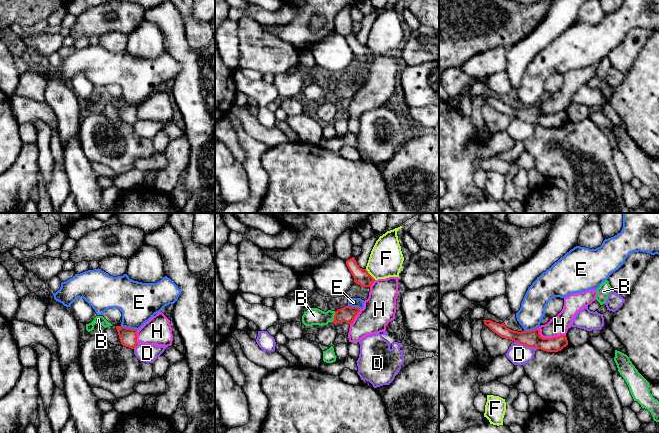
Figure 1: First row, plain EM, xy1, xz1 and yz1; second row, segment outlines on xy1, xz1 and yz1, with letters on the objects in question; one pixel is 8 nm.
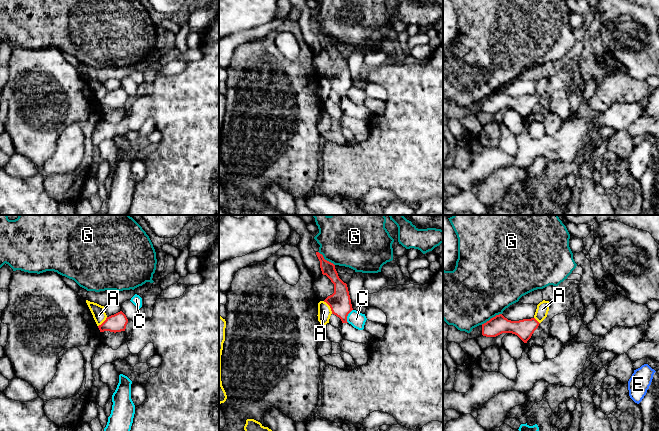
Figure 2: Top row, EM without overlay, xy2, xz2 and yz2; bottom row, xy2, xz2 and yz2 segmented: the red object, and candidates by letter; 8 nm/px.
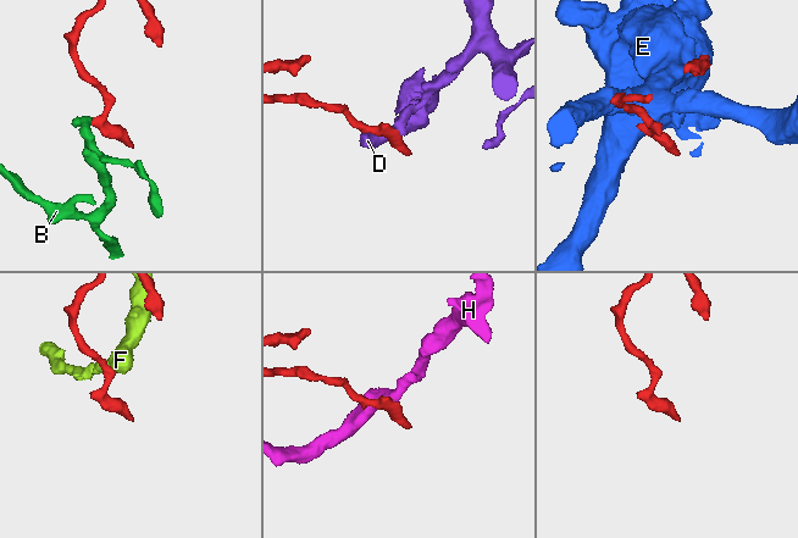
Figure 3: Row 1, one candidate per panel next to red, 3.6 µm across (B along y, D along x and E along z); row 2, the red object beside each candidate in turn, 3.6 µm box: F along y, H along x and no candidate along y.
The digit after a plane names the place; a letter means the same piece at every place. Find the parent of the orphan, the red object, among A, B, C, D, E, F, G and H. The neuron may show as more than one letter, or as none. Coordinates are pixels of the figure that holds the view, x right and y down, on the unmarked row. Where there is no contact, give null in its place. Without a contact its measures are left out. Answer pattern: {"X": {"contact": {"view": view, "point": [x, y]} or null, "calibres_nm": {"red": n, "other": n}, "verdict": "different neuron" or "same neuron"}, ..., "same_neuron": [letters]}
{"A": {"contact": {"view": "xz2", "point": [330, 83]}, "calibres_nm": {"red": 180, "other": 110}, "verdict": "different neuron"}, "B": {"contact": {"view": "xz1", "point": [334, 92]}, "calibres_nm": {"red": 130, "other": 140}, "verdict": "different neuron"}, "C": {"contact": {"view": "xz2", "point": [347, 91]}, "calibres_nm": {"red": 180, "other": 120}, "verdict": "different neuron"}, "D": {"contact": {"view": "yz1", "point": [526, 121]}, "calibres_nm": {"red": 130, "other": 170}, "verdict": "different neuron"}, "E": {"contact": {"view": "xy1", "point": [129, 104]}, "calibres_nm": {"red": 140, "other": 320}, "verdict": "different neuron"}, "F": {"contact": {"view": "xz1", "point": [369, 50]}, "calibres_nm": {"red": 130, "other": 260}, "verdict": "different neuron"}, "G": {"contact": {"view": "yz2", "point": [491, 94]}, "calibres_nm": {"red": 150, "other": 500}, "verdict": "different neuron"}, "H": {"contact": {"view": "yz1", "point": [549, 114]}, "calibres_nm": {"red": 130, "other": 160}, "verdict": "different neuron"}, "same_neuron": []}

